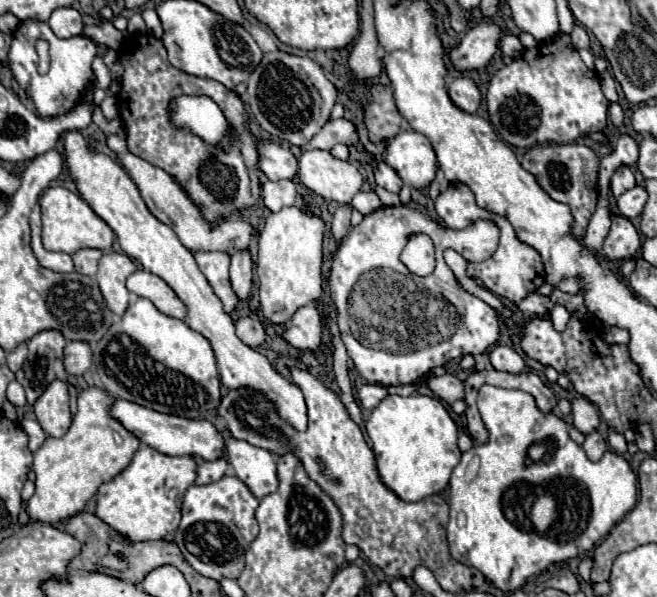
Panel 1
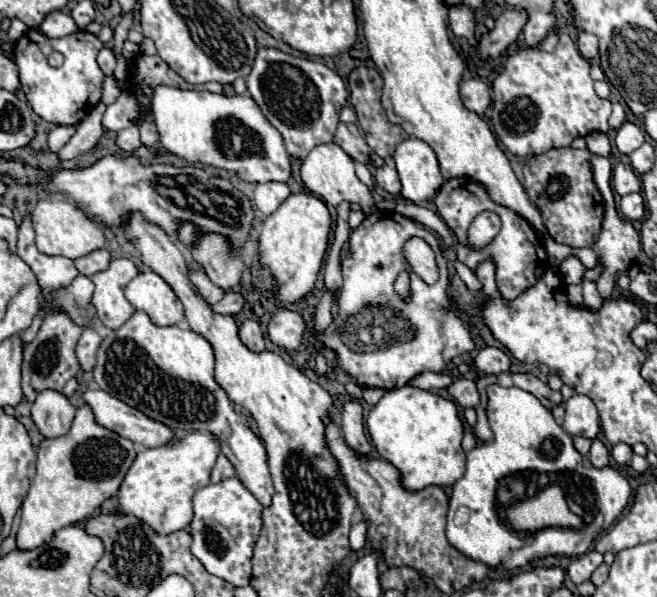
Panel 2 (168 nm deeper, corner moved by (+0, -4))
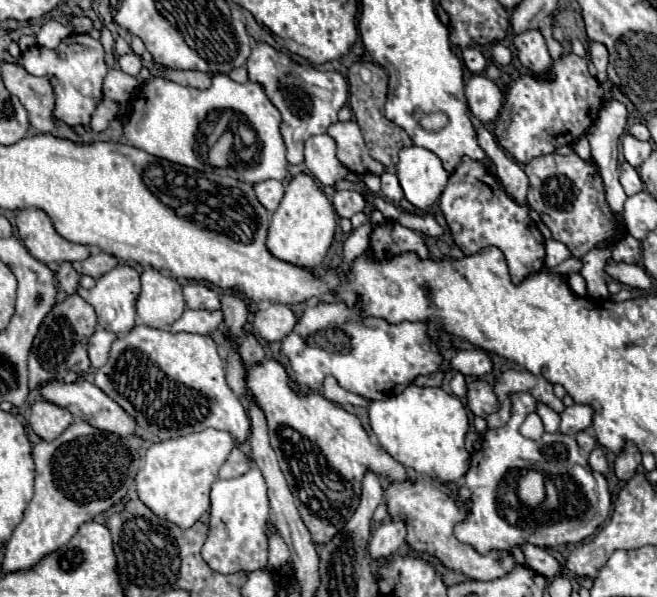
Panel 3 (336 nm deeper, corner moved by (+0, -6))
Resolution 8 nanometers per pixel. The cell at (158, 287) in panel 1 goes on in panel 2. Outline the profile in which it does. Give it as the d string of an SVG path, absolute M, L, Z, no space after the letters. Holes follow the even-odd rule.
M141 271L127 287L125 287L125 297L129 299L129 303L135 309L143 309L153 323L157 325L177 325L183 317L185 317L185 309L183 303L179 299L175 299L173 289L153 271Z

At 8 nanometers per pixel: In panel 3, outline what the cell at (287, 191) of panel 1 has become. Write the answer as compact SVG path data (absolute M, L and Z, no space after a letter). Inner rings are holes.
M261 181L255 187L255 193L257 193L257 199L261 201L261 205L267 209L267 211L275 211L277 205L281 203L283 199L283 193L285 193L285 187L281 181Z

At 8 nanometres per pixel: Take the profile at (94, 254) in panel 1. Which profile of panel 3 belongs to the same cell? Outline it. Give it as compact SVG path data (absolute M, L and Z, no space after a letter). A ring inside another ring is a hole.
M93 253L89 255L85 261L81 263L73 263L73 269L79 273L79 275L91 275L91 277L101 277L105 275L107 271L111 271L113 267L117 267L119 261L113 257L113 255L107 255L107 253Z

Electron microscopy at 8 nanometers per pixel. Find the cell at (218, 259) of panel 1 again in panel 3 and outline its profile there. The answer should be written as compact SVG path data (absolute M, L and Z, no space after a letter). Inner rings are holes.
M187 283L183 287L183 295L185 295L185 303L189 309L209 309L215 311L221 307L219 303L219 295L215 291L211 291L207 285L203 283Z

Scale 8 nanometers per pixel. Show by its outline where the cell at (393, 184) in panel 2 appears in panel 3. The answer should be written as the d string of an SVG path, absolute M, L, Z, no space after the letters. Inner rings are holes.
M383 173L381 175L381 193L389 199L389 201L393 201L393 203L399 203L401 199L403 199L403 189L401 189L401 185L399 185L399 179L397 179L397 175L395 173Z

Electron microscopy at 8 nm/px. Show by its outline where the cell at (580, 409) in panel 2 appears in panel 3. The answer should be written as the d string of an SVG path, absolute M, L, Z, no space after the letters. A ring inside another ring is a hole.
M571 405L565 407L561 413L561 423L559 423L559 431L565 435L577 435L583 429L591 427L591 419L593 419L593 409L589 405Z

